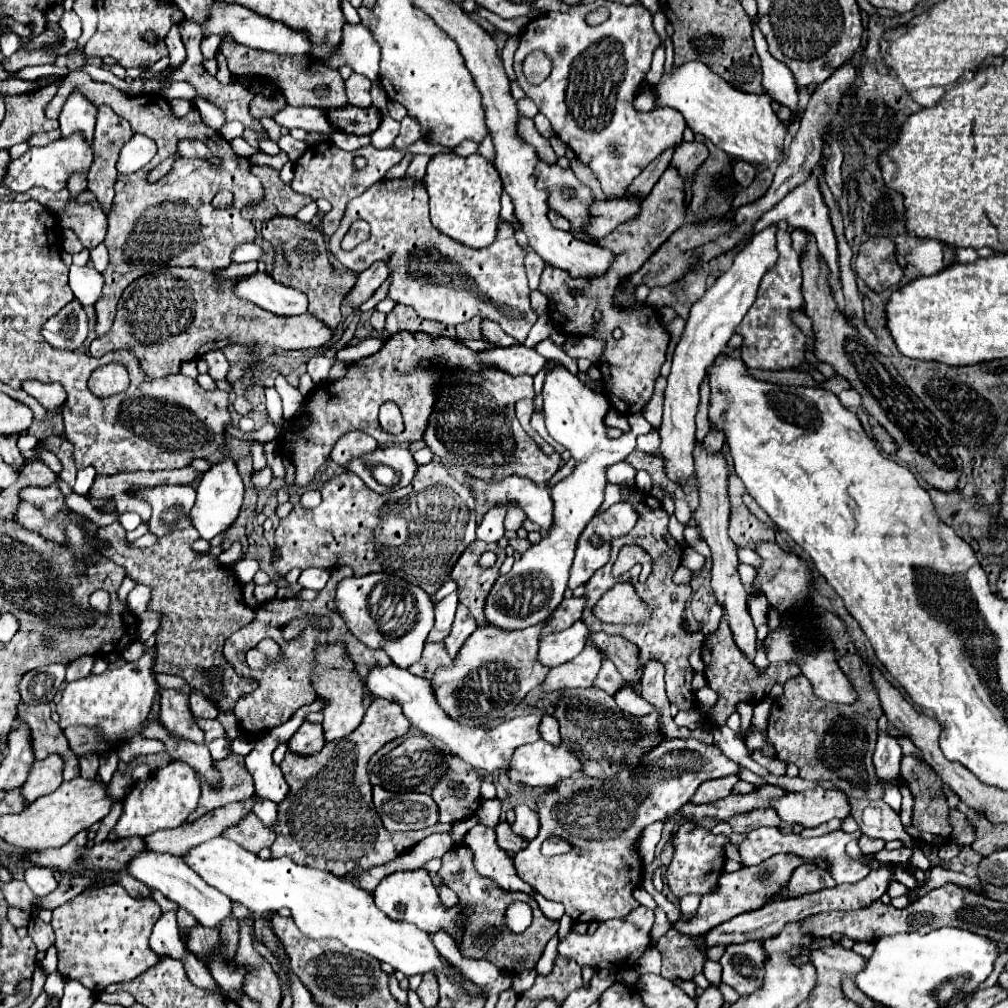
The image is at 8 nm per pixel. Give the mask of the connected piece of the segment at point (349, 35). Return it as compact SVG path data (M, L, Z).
M347 23L347 25L343 25L339 53L335 53L335 57L323 57L321 61L331 69L349 65L355 73L361 73L369 79L377 79L379 45L375 43L375 39L367 27Z

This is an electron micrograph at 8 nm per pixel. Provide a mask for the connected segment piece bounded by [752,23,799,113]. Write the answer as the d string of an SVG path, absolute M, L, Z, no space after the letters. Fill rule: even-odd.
M752 23L752 29L755 50L761 61L762 85L765 93L770 95L773 100L779 101L781 105L787 105L791 111L799 113L799 109L797 109L797 83L795 83L793 73L791 73L790 69L784 63L777 61L777 59L769 53L767 42L758 26Z

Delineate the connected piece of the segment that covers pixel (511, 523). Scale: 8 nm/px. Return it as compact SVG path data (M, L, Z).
M511 509L511 511L507 513L507 517L505 517L505 531L507 531L507 533L517 533L525 519L527 519L527 517L523 517L523 511L521 511L521 509Z

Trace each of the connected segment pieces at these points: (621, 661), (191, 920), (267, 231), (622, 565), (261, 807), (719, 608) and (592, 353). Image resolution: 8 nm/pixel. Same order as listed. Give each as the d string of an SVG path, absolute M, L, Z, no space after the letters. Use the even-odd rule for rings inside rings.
M591 633L591 643L605 651L605 655L615 663L625 681L633 681L635 685L641 683L643 667L639 665L637 645L631 645L631 641L623 637L611 637L605 633Z
M179 909L179 911L177 911L177 927L179 927L179 931L181 931L183 941L187 941L189 933L191 933L191 929L193 929L195 925L197 925L197 921L195 921L195 917L193 917L191 913L187 913L185 909Z
M271 217L263 223L261 233L275 247L275 269L271 277L277 283L291 285L305 293L309 299L309 313L335 329L341 323L341 301L345 299L347 289L355 285L355 277L333 273L333 267L327 261L327 243L321 229L295 221L295 217Z
M627 545L621 549L615 565L613 565L613 577L619 577L623 575L629 567L633 567L635 563L641 563L643 565L643 571L639 575L641 581L645 581L651 573L651 557L647 557L647 551L637 547L637 545Z
M263 799L263 801L259 801L259 803L253 807L253 813L263 821L263 825L273 827L275 821L277 821L277 803Z
M713 603L713 607L711 607L711 611L709 611L709 623L705 625L705 629L703 629L703 635L705 637L709 637L709 633L717 627L717 623L719 623L719 619L723 617L723 605L719 605L719 603Z
M584 337L578 343L565 341L562 349L571 358L586 358L592 363L598 363L603 353L604 342Z

